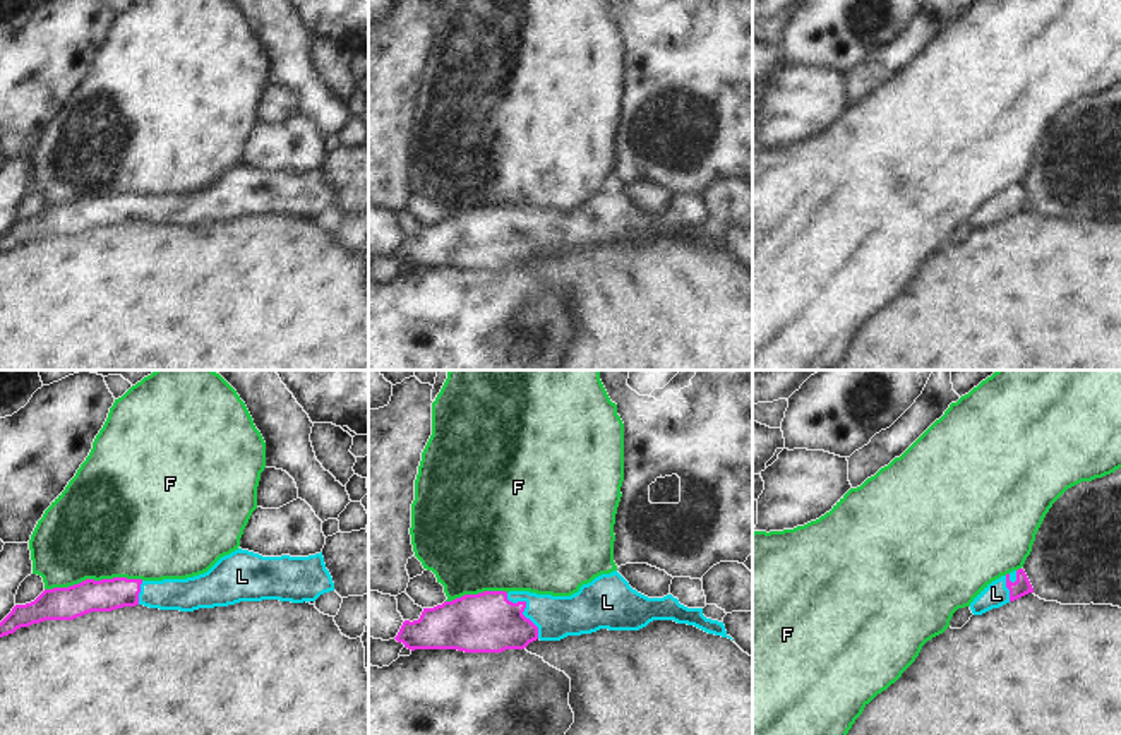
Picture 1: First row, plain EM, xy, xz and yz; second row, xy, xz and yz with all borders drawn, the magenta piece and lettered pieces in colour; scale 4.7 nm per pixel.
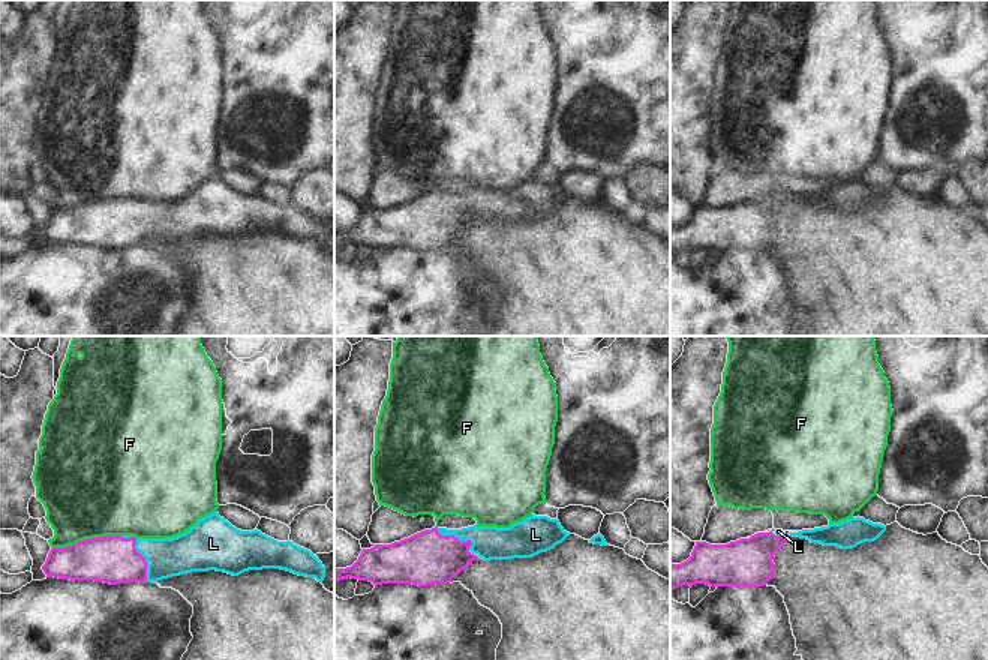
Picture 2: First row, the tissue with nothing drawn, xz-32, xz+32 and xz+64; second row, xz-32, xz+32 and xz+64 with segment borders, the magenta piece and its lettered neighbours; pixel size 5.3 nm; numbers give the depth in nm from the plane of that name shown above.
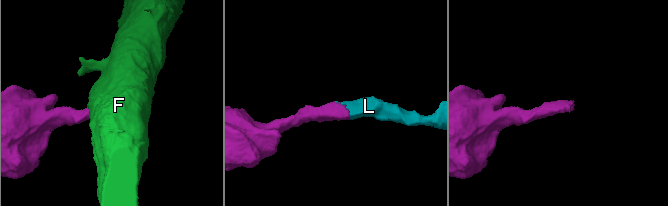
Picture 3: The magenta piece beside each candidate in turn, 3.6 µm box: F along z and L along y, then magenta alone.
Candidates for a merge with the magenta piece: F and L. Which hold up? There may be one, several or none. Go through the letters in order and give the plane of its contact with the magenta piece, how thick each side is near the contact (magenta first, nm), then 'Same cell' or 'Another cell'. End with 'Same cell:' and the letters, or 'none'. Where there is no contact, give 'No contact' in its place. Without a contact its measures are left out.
F: Touches magenta in xy. Thickness 160 nm (magenta) against 480 nm. Another cell
L: Touches magenta in xz. Thickness 280 nm (magenta) against 200 nm. Same cell
Same cell: L

